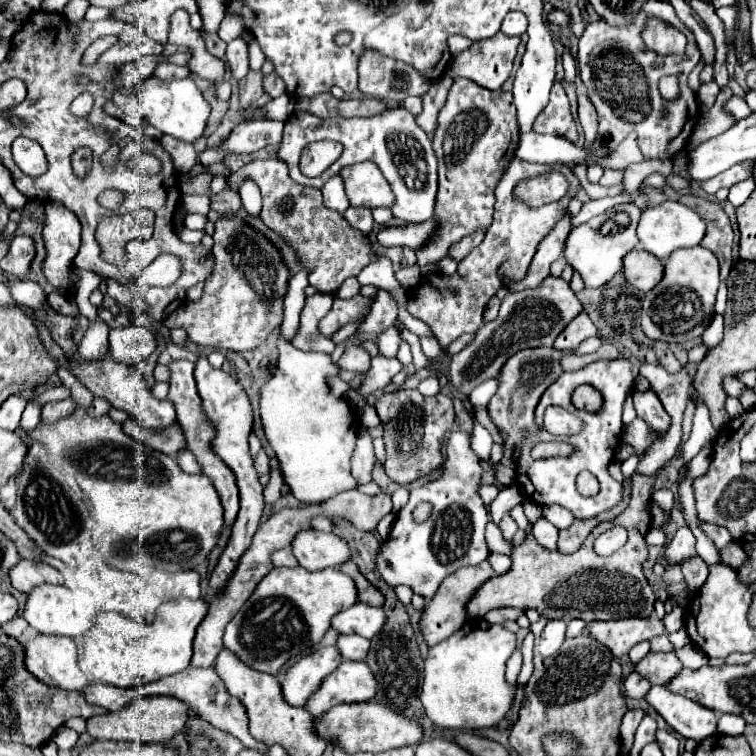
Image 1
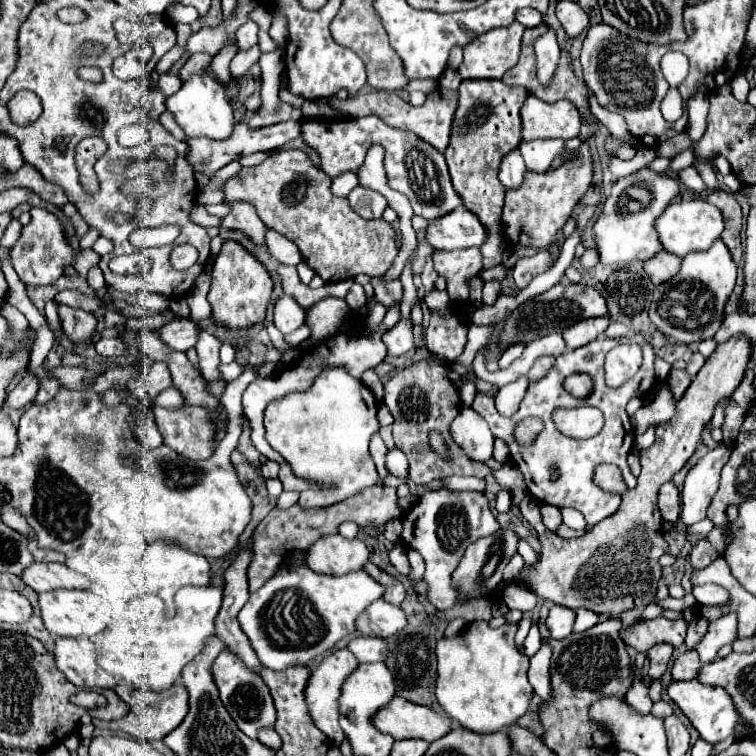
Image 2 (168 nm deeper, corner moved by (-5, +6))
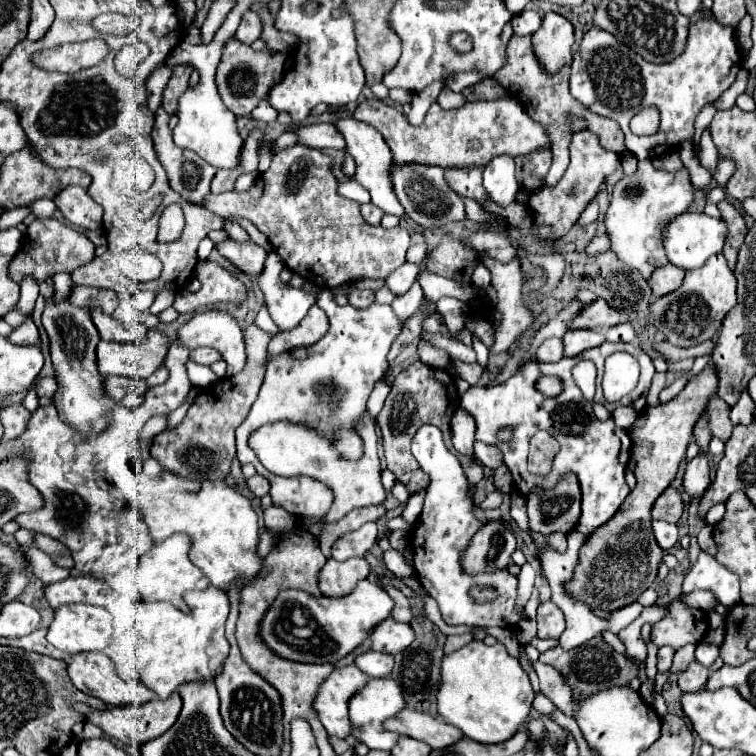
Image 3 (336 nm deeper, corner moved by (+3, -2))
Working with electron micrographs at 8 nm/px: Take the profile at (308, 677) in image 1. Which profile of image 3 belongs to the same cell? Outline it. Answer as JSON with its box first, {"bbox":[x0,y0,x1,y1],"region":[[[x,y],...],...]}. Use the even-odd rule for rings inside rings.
{"bbox":[313,665,369,739],"region":[[[347,665],[343,669],[335,669],[319,685],[313,709],[329,737],[345,739],[349,735],[351,727],[347,721],[347,701],[367,683],[367,679],[369,677],[355,665]]]}

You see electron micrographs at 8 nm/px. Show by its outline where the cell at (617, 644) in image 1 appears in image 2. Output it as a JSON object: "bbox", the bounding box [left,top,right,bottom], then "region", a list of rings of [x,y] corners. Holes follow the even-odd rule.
{"bbox":[621,617,689,653],"region":[[[655,617],[645,623],[635,623],[621,629],[621,637],[627,645],[635,647],[641,653],[647,653],[653,645],[669,643],[673,647],[683,645],[689,623],[685,619],[669,621],[665,617]]]}

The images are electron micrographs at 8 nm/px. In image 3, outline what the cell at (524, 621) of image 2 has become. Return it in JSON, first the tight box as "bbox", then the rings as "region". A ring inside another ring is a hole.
{"bbox":[517,562,536,609],"region":[[[526,562],[525,565],[521,566],[520,573],[517,576],[517,609],[523,609],[528,600],[530,599],[534,587],[536,574],[536,571],[532,568],[529,562]]]}

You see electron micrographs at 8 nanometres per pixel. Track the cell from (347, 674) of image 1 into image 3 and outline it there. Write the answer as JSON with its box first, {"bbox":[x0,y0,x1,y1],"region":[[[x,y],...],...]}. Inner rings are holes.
{"bbox":[349,677,405,751],"region":[[[371,677],[359,693],[355,693],[349,699],[349,721],[351,721],[351,737],[355,737],[359,743],[367,745],[369,749],[379,749],[379,751],[389,751],[397,743],[397,733],[387,733],[383,729],[383,721],[387,717],[397,715],[405,707],[403,693],[391,677]]]}

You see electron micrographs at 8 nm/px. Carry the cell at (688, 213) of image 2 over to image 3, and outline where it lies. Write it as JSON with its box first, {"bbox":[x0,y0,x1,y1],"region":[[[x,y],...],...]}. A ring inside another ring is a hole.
{"bbox":[661,211,727,271],"region":[[[689,211],[681,213],[673,221],[669,221],[661,231],[663,231],[661,237],[663,237],[663,247],[665,247],[669,263],[673,263],[685,271],[699,269],[705,265],[705,261],[711,255],[721,253],[723,241],[727,237],[727,229],[721,219],[713,219],[713,217],[707,217],[705,213],[689,213]]]}

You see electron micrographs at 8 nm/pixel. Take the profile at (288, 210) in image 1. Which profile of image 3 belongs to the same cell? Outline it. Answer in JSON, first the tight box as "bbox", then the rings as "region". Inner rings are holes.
{"bbox":[205,145,409,289],"region":[[[301,145],[289,147],[275,155],[271,167],[255,179],[249,191],[209,195],[205,207],[221,217],[249,219],[261,233],[267,235],[275,253],[279,253],[283,263],[293,273],[299,273],[321,289],[335,289],[359,279],[387,279],[397,267],[405,263],[405,253],[409,247],[407,229],[383,229],[381,225],[367,225],[359,213],[359,203],[337,195],[337,181],[329,169],[329,157],[317,149],[307,149]]]}

